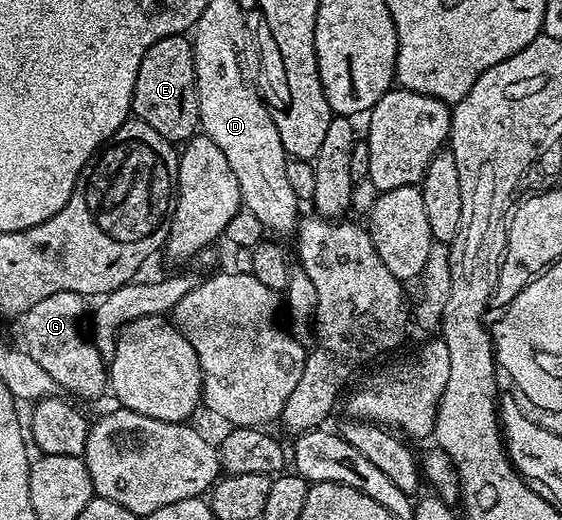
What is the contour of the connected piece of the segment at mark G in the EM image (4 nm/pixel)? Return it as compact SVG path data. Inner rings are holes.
M51 293L19 317L23 350L57 382L58 388L77 399L97 399L109 386L107 361L92 338L81 332L81 318L86 318L86 296L75 293Z

